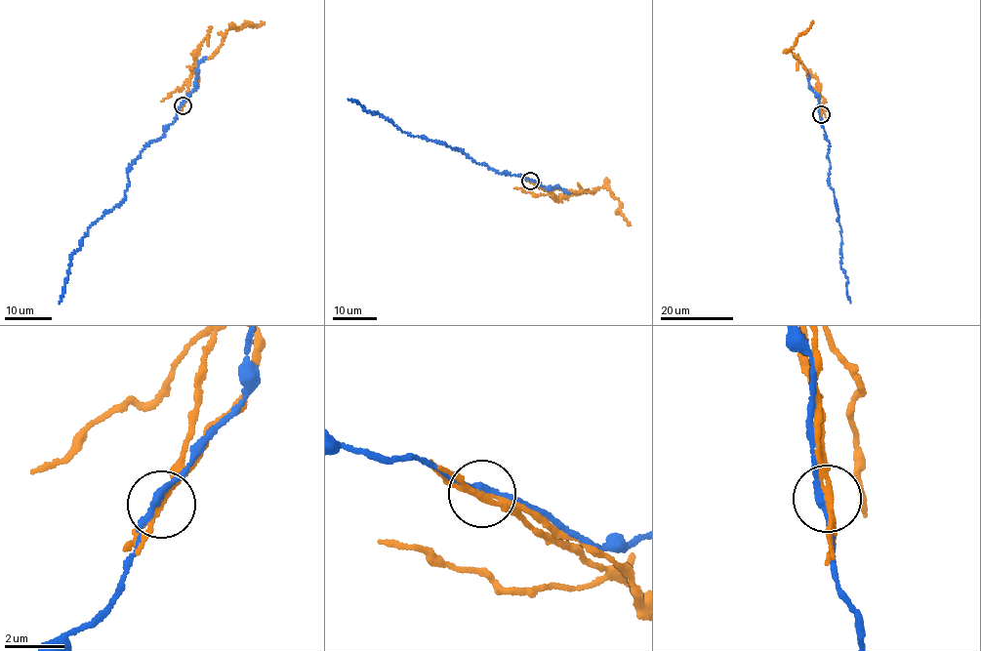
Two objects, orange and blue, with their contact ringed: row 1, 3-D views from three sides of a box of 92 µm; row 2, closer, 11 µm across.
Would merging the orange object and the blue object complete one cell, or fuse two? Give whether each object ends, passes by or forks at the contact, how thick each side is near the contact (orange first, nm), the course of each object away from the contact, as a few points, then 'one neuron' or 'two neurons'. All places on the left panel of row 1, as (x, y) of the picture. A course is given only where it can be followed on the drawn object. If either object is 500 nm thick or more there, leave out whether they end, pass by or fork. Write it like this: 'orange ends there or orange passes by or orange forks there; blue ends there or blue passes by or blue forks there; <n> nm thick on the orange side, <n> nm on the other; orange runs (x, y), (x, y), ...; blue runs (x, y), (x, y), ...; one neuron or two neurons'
orange passes by; blue passes by; 220 nm thick on the orange side, 200 nm on the other; orange runs (182, 104), (192, 67), (212, 57), (232, 27), (263, 22); blue runs (182, 104), (162, 138), (148, 143), (131, 164), (125, 199), (88, 228), (79, 249), (70, 257), (60, 303); two neurons

